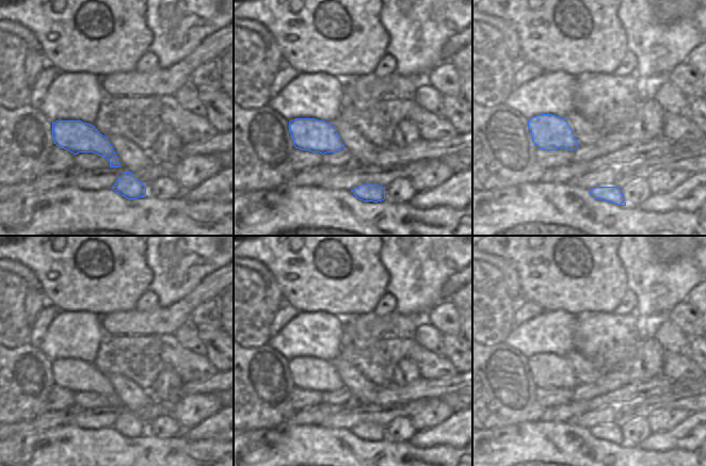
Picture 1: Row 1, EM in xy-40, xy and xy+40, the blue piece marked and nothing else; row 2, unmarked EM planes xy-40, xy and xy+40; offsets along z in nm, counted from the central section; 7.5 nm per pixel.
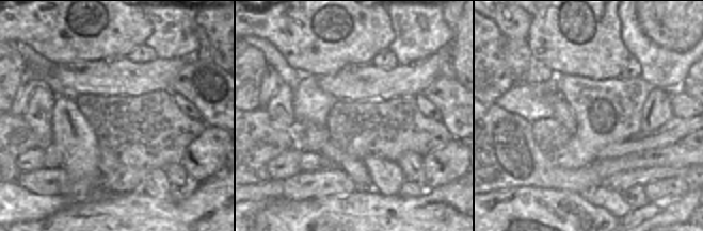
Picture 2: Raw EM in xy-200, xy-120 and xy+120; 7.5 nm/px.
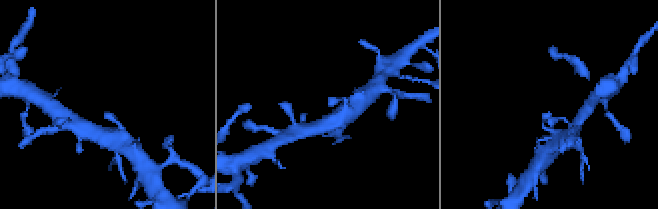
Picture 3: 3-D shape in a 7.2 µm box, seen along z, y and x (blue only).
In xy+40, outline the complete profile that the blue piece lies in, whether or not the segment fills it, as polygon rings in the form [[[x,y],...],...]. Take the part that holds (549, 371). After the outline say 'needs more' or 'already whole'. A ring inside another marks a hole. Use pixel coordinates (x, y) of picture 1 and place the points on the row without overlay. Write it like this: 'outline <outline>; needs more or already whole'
outline [[[540,353],[528,359],[528,367],[535,386],[542,389],[574,389],[579,385],[566,357]]]; already whole

